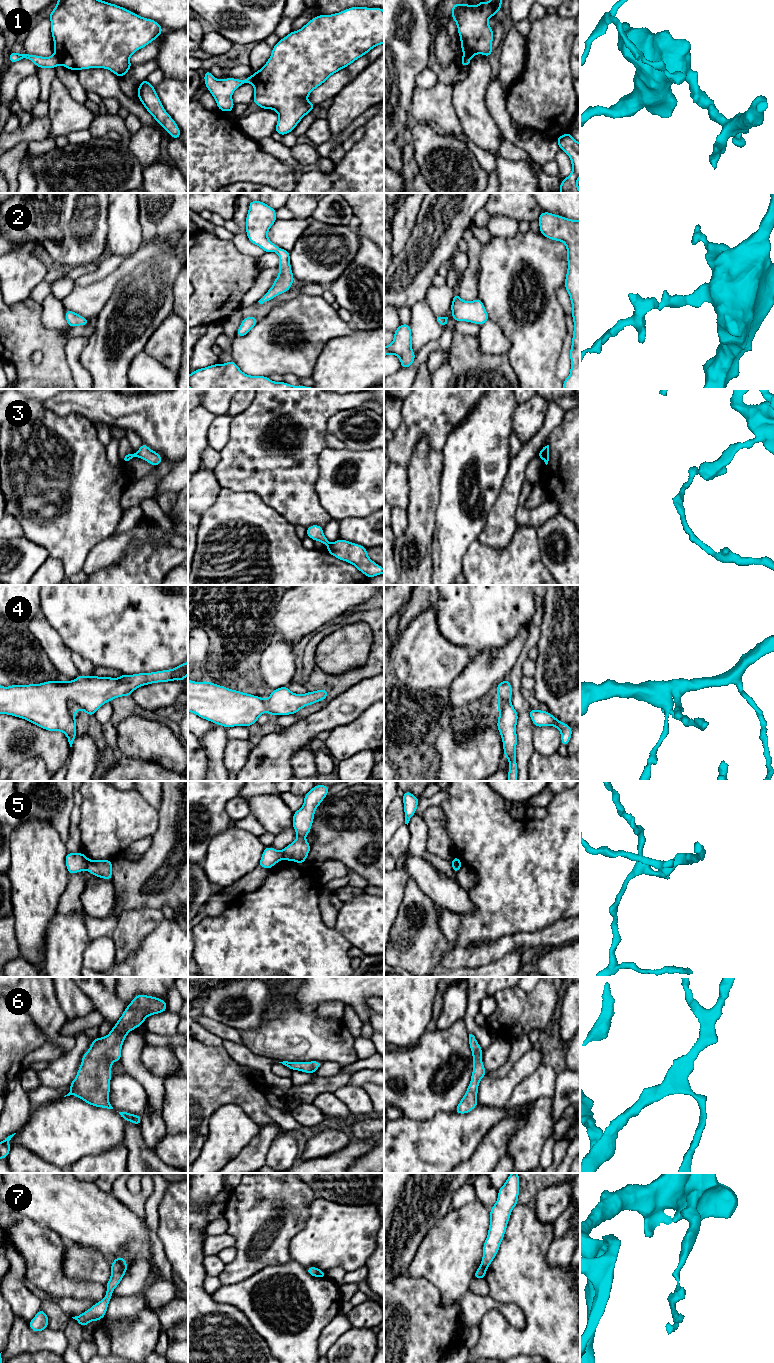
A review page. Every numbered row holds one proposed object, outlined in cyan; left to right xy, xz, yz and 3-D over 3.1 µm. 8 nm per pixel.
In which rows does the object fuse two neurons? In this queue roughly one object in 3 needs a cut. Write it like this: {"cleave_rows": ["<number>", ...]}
{"cleave_rows": ["1", "3", "5", "7"]}

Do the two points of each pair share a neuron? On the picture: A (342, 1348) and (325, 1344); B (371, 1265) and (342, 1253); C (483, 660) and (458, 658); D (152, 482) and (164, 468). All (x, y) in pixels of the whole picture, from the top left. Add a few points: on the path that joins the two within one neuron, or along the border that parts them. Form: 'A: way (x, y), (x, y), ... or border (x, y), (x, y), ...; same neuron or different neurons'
A: border (348, 1330), (326, 1352); different neurons
B: border (373, 1251), (364, 1266); different neurons
C: border (470, 660), (455, 679); different neurons
D: way (153, 479), (161, 471); same neuron

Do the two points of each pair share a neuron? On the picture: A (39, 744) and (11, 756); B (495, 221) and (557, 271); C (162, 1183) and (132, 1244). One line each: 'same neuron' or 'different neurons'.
A: same neuron
B: different neurons
C: different neurons

